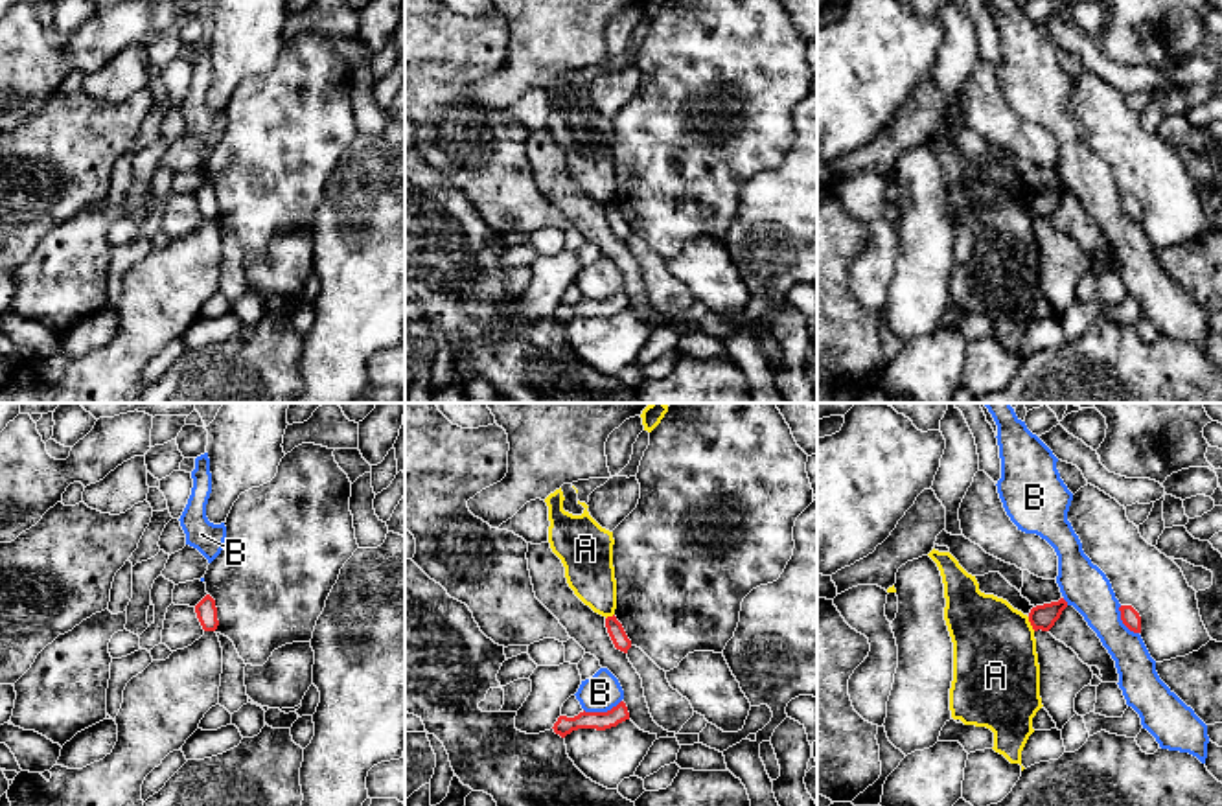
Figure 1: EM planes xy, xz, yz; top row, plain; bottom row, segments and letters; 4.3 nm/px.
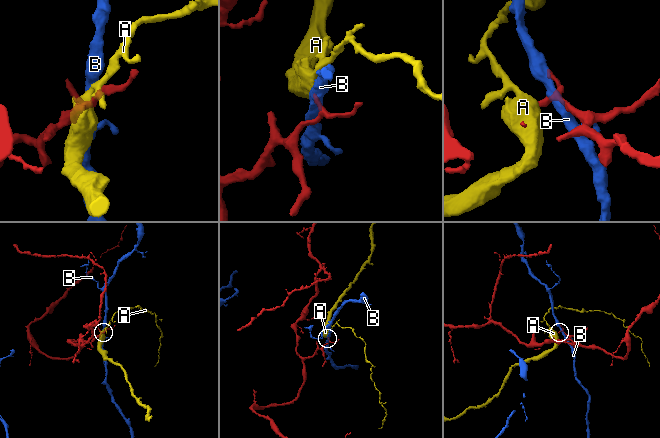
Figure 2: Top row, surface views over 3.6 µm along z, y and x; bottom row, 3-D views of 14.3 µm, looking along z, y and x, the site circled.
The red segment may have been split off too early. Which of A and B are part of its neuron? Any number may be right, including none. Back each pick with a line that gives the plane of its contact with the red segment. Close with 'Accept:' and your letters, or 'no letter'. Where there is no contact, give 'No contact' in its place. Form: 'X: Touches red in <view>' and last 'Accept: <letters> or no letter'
Accept: no letter

